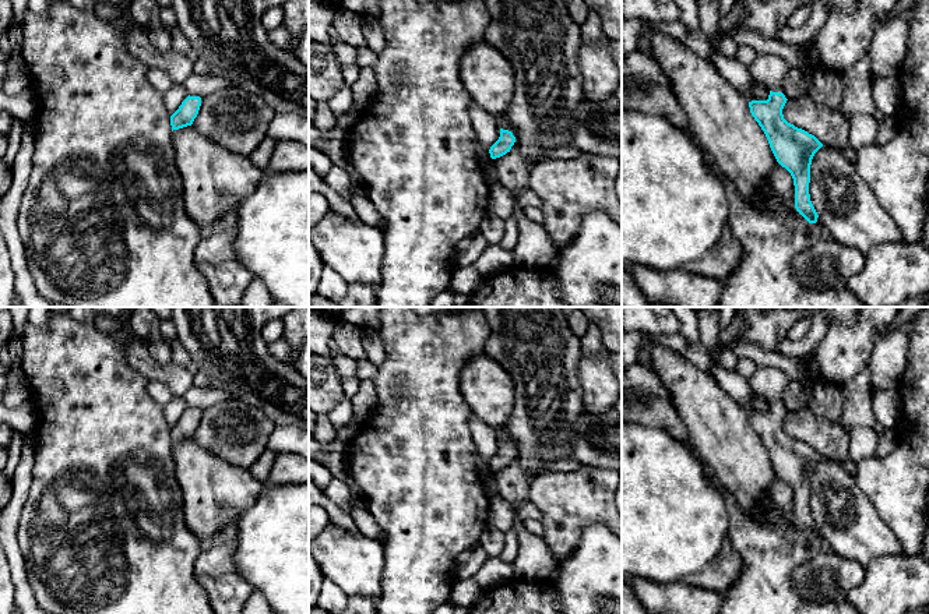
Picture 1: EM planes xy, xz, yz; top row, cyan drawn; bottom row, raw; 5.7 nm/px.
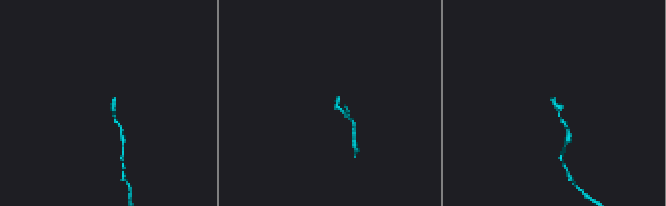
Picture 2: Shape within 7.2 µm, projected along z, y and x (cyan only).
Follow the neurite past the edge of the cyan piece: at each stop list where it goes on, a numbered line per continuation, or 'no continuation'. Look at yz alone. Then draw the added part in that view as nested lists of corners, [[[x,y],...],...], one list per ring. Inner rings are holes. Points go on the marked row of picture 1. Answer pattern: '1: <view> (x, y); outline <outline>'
1: yz (770, 70); outline [[[759,54],[749,66],[753,78],[760,81],[767,91],[782,92],[781,82],[791,70],[787,61],[775,54]]]

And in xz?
no continuation

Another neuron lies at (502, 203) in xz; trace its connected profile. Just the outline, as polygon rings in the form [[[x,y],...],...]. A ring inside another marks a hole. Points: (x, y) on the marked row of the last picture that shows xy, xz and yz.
[[[500,183],[489,187],[489,212],[507,222],[514,215],[515,204],[515,198]]]

